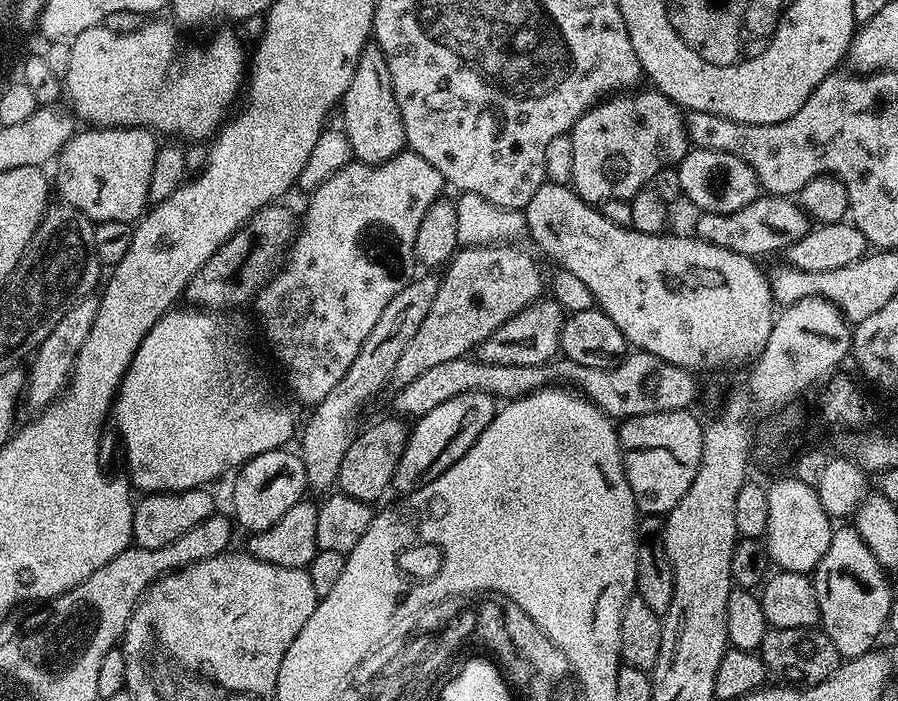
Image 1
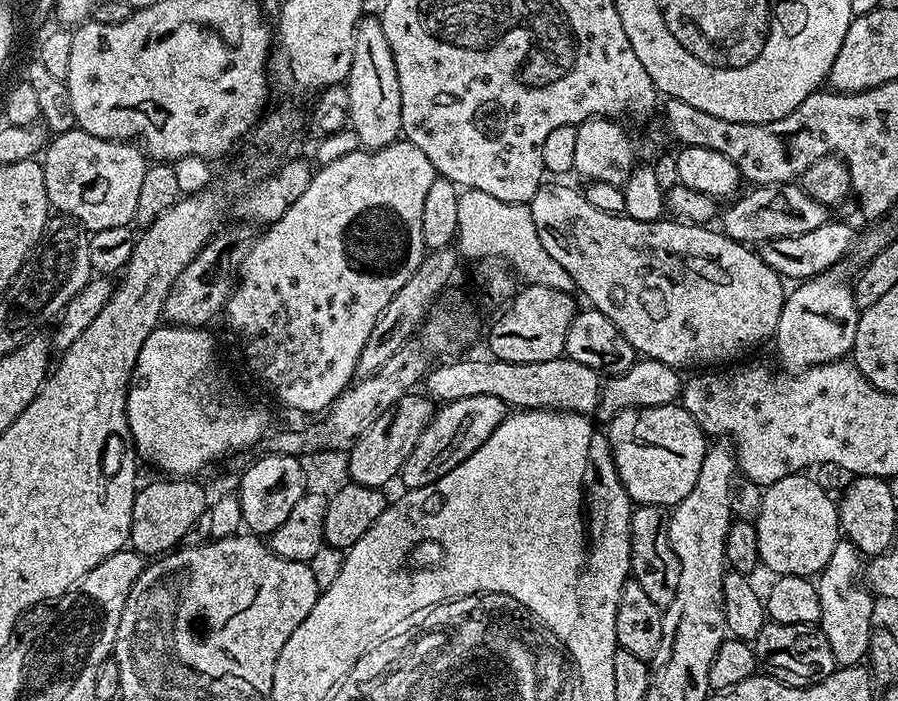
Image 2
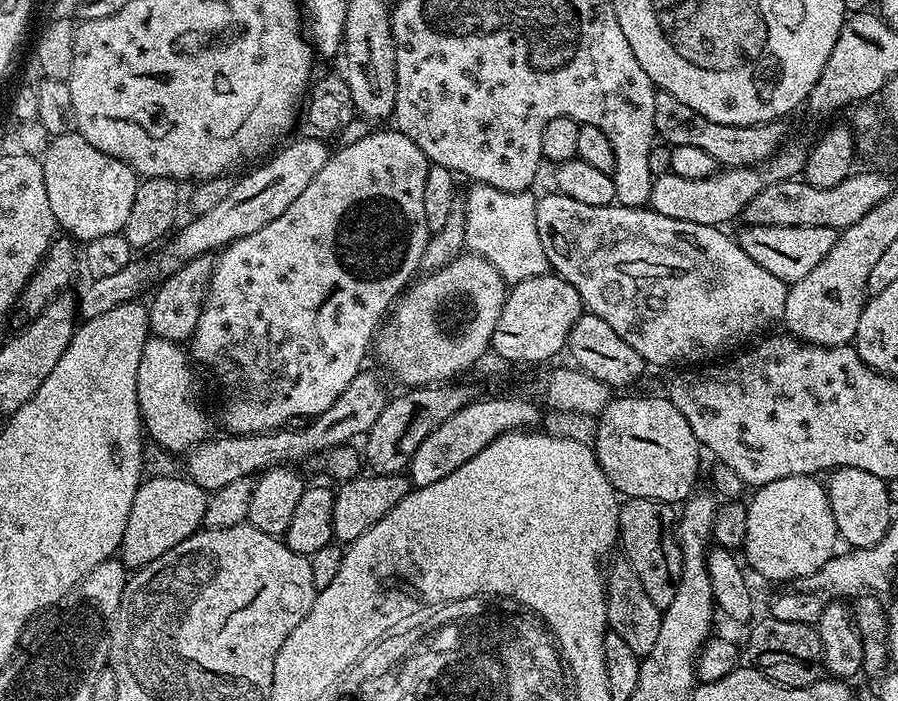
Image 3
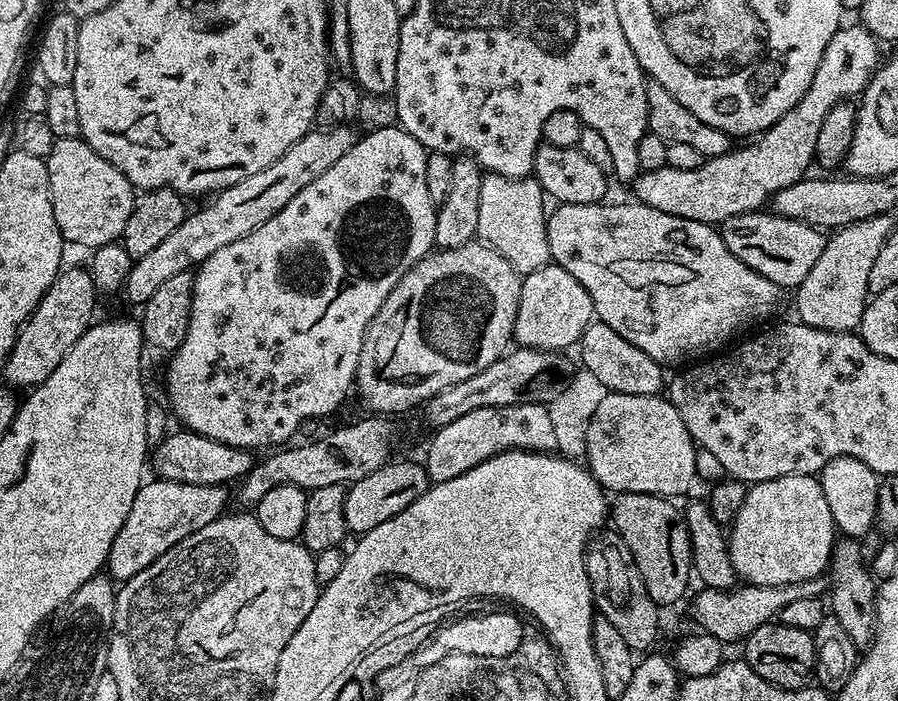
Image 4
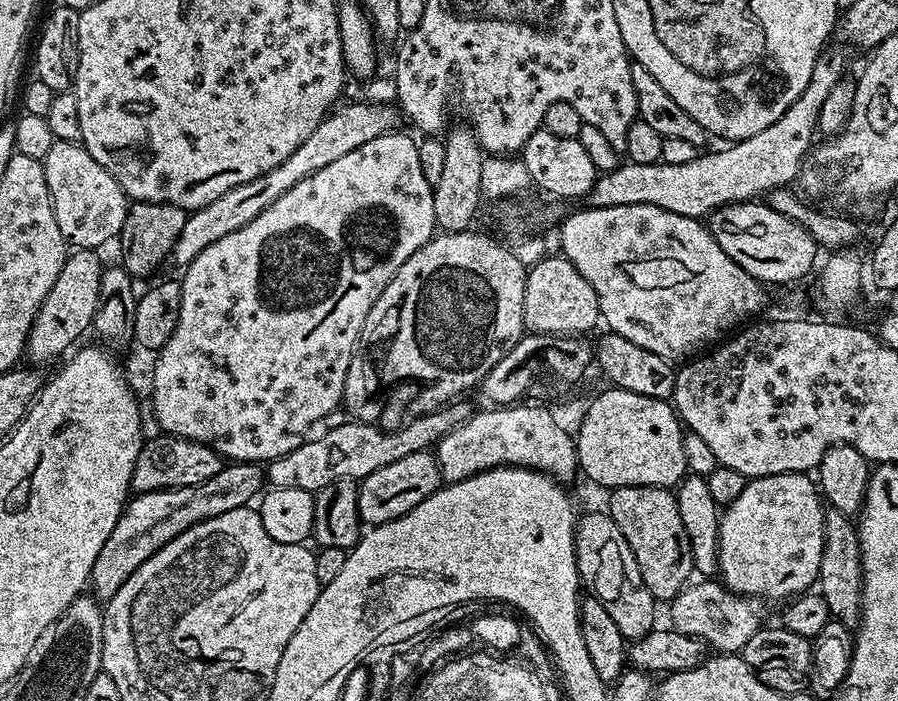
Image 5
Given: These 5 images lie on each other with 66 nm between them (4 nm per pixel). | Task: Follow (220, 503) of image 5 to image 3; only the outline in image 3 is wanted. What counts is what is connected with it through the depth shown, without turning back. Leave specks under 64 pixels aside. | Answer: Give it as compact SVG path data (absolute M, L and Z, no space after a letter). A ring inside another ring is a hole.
M152 476L149 480L147 477L134 494L134 506L130 506L126 534L122 534L118 553L118 559L124 563L125 568L145 568L154 562L154 558L162 558L166 550L174 550L178 542L200 531L210 499L209 493L194 481L180 476Z

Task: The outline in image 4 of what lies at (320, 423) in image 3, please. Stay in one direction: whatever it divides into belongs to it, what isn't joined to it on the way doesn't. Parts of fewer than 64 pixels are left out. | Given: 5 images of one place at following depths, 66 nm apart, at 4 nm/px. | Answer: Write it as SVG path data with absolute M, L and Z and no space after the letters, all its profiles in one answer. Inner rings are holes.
M179 430L173 436L168 436L160 445L153 447L150 452L150 468L162 480L186 482L194 486L231 485L239 482L254 463L254 456L249 449L226 446L222 442L214 442L214 438L206 438L197 432Z

